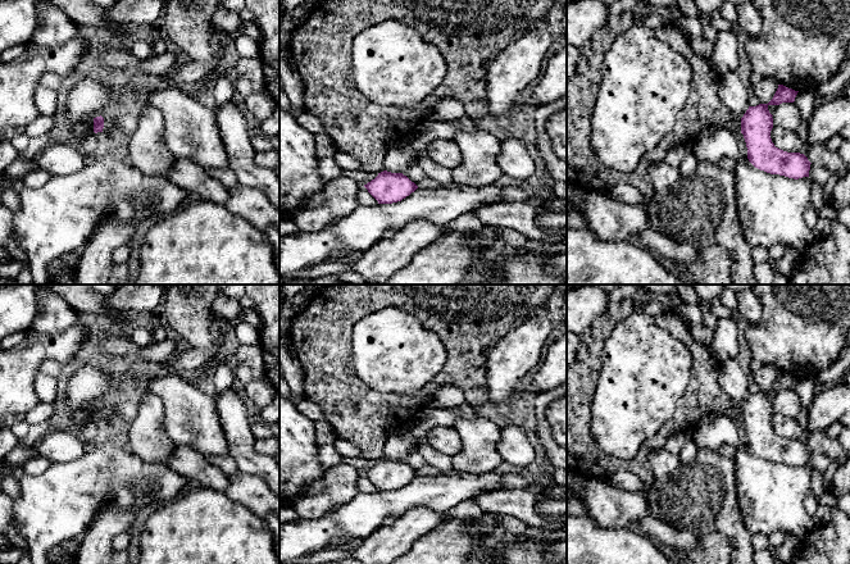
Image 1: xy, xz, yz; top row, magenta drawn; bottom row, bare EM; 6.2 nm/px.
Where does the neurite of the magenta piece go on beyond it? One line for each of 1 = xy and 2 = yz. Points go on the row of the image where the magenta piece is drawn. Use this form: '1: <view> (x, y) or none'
1: none
2: none

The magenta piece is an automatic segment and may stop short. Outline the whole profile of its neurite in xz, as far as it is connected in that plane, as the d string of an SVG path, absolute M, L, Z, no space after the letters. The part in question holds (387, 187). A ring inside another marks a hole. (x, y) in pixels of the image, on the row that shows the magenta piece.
M387 170L378 173L378 176L364 185L364 187L378 204L401 201L418 188L418 186L403 173L391 173Z

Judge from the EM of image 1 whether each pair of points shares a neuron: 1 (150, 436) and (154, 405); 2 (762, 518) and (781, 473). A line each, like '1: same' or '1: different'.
1: same
2: same

